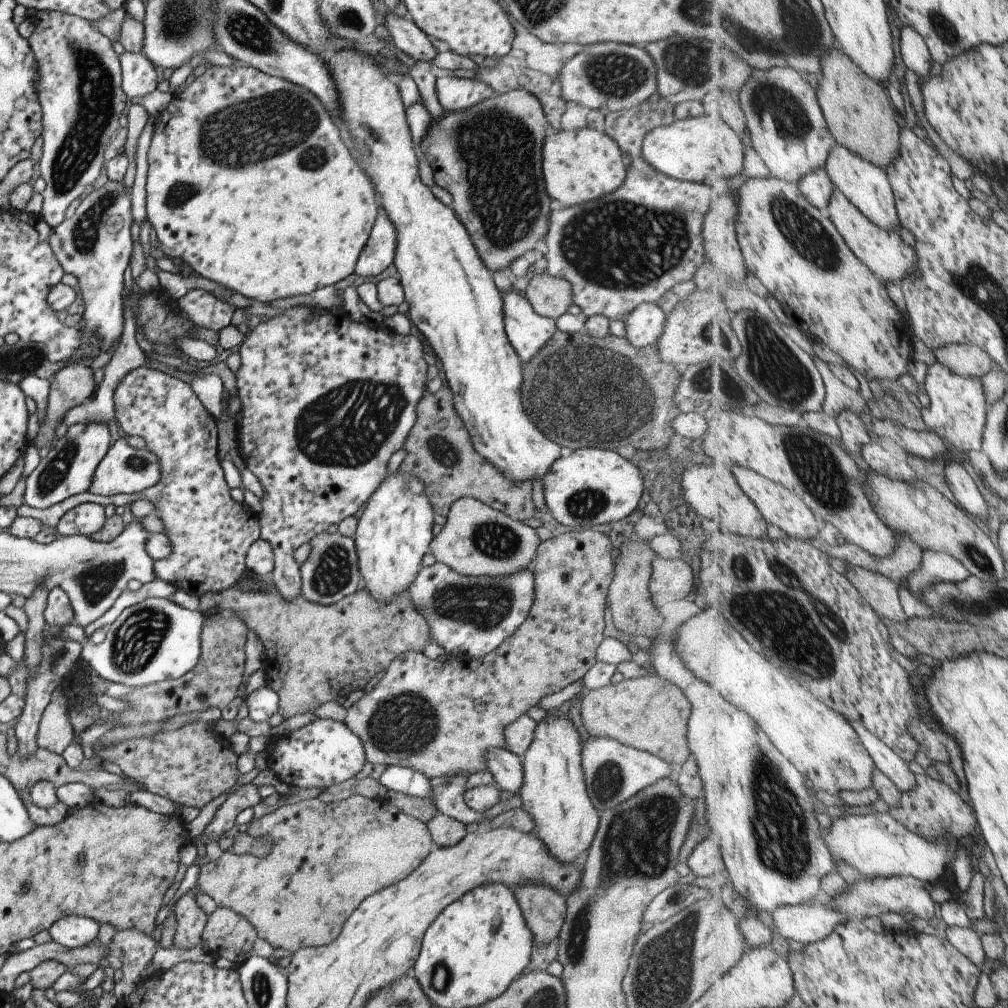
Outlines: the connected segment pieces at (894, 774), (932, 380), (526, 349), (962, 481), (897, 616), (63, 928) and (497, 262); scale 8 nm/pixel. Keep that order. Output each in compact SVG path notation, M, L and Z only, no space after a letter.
M847 718L851 726L855 728L863 746L867 747L871 758L875 761L877 768L889 777L895 786L902 792L907 792L915 788L915 774L909 768L906 760L903 760L895 750L891 750L885 742L879 740L868 728L859 720Z
M937 361L927 368L924 388L930 401L927 411L923 411L928 429L935 431L949 448L963 454L983 452L983 432L987 428L989 403L982 378L965 378Z
M513 290L501 293L505 336L523 364L529 364L556 330L554 320L539 316L525 296Z
M949 462L944 471L947 485L961 508L983 521L989 520L989 506L987 506L979 486L971 478L971 474L963 468L961 462Z
M849 565L846 577L880 616L893 622L907 622L908 616L903 610L899 592L901 582L895 583L878 572L852 565Z
M63 916L47 930L51 939L69 950L81 948L97 938L99 925L84 916Z
M509 90L492 94L489 98L469 106L461 112L445 112L433 122L429 118L429 130L418 142L429 168L434 184L451 196L450 208L467 231L481 262L490 272L505 270L511 260L533 250L535 242L547 232L550 196L544 189L542 177L542 146L547 135L547 120L537 98L525 90Z

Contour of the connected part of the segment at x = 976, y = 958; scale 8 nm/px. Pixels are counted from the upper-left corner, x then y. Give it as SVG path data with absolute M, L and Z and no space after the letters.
M963 923L961 925L950 925L946 929L946 937L951 944L967 955L978 967L983 966L985 960L989 960L985 955L982 937L973 928Z

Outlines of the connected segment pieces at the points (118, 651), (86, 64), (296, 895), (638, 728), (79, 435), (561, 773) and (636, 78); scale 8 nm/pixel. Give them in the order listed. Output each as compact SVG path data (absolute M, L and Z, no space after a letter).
M167 597L148 598L124 608L110 623L105 638L99 644L93 644L89 641L83 633L83 628L74 624L60 627L57 636L61 640L73 640L73 642L82 644L80 658L87 662L91 674L95 674L107 682L141 687L165 679L177 679L191 670L197 664L199 654L201 654L199 648L201 646L202 626L203 617L200 612L185 610L182 606L177 606L171 600L167 600Z
M35 11L32 15L33 34L26 41L33 52L37 66L37 100L41 106L41 156L36 162L39 178L45 184L41 190L40 218L49 228L56 227L64 212L75 198L85 193L101 172L103 152L111 136L117 132L127 108L127 96L121 90L121 66L111 42L103 34L91 28L87 19L55 11Z
M360 795L329 803L320 802L315 797L294 804L280 805L272 812L249 822L249 827L245 832L251 838L263 838L263 836L269 838L270 836L271 852L267 856L263 855L262 858L255 858L253 854L237 855L230 850L225 850L217 860L213 860L213 862L209 862L200 868L196 877L196 886L201 892L213 898L217 907L229 908L243 916L243 918L247 918L258 937L263 938L263 942L268 942L272 947L279 948L279 950L287 950L287 954L295 954L297 950L301 950L303 947L319 947L335 940L345 919L364 898L389 886L391 883L399 882L399 879L405 878L412 870L415 870L416 866L423 862L423 859L434 848L425 823L407 814L400 813L386 799L379 802L379 798L371 800L371 798L361 797Z
M653 674L622 679L618 684L608 683L594 690L586 690L581 698L579 716L581 728L595 738L613 738L625 746L645 750L671 764L683 764L691 758L689 746L685 742L689 702L673 684Z
M75 422L67 426L65 435L51 440L47 454L39 459L37 466L26 478L23 488L25 504L31 508L49 508L73 494L87 492L99 460L102 460L110 446L109 438L108 426L103 422Z
M549 712L535 723L533 740L521 757L521 786L517 794L521 800L521 808L534 822L532 833L537 834L551 858L555 856L555 862L571 866L577 854L577 862L582 861L583 854L594 837L599 819L596 808L591 806L587 798L585 780L579 764L581 744L575 728L568 717Z
M595 42L583 45L559 70L560 97L564 101L601 112L627 110L646 101L656 90L655 65L647 51L635 45Z

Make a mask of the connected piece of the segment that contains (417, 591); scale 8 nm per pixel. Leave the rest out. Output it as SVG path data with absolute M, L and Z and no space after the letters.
M435 561L431 566L421 567L407 588L409 600L419 610L429 629L429 642L441 646L445 654L456 654L458 658L481 658L497 648L505 638L511 636L529 614L533 602L533 574L530 568L515 570L507 576L462 576L445 564Z

